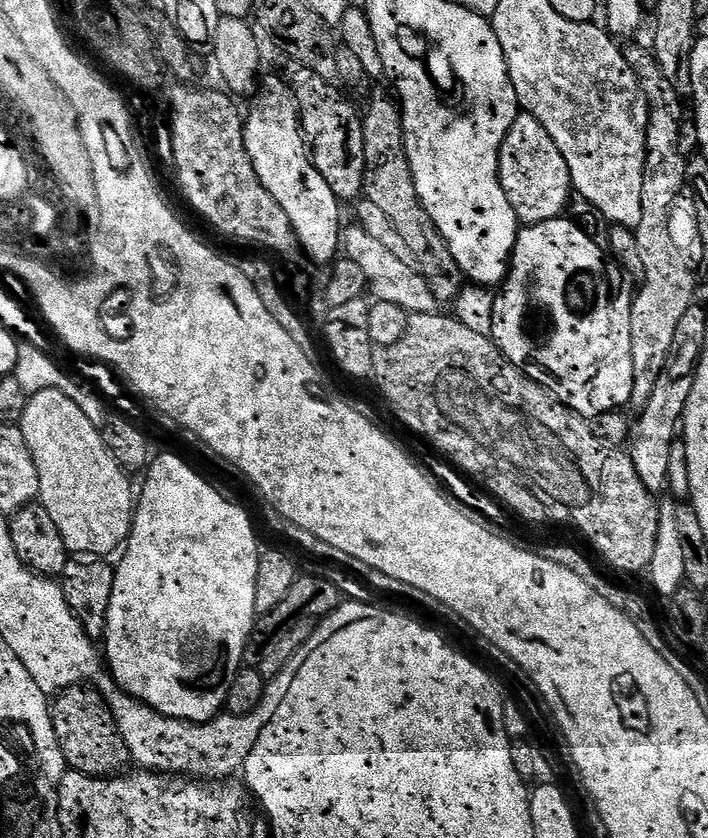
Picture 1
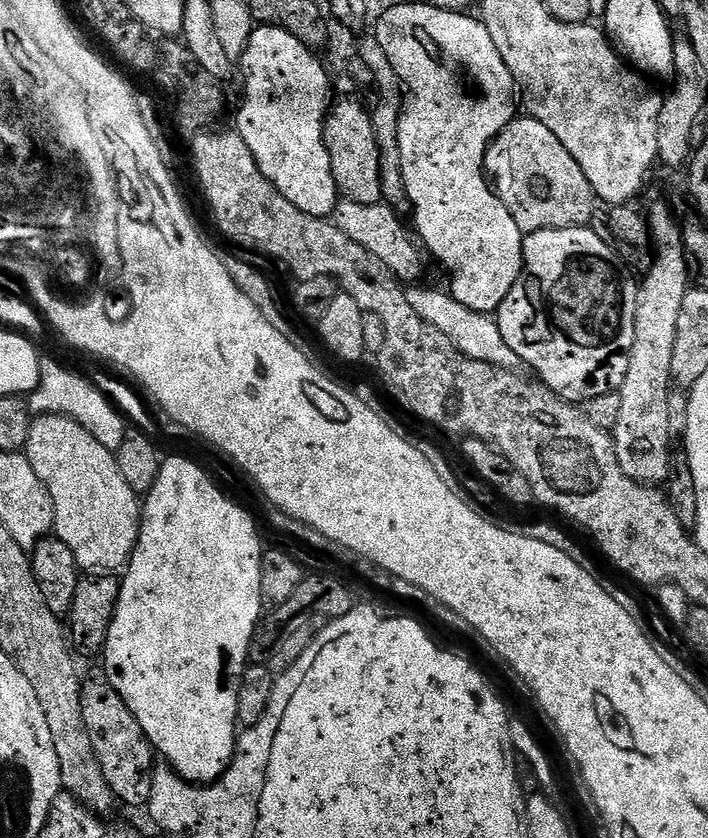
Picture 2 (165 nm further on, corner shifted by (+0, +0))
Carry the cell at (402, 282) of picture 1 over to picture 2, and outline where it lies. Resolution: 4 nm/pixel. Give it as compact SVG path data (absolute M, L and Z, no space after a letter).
M412 286L407 289L410 306L414 306L414 311L418 313L418 318L422 318L422 322L430 322L434 330L442 330L442 334L450 338L450 342L459 352L478 362L496 364L500 368L516 370L521 367L518 354L514 354L514 350L506 346L506 338L502 338L502 330L498 326L495 315L475 312L462 306L462 302L452 297L451 291L439 292L436 288L420 287L424 286Z

